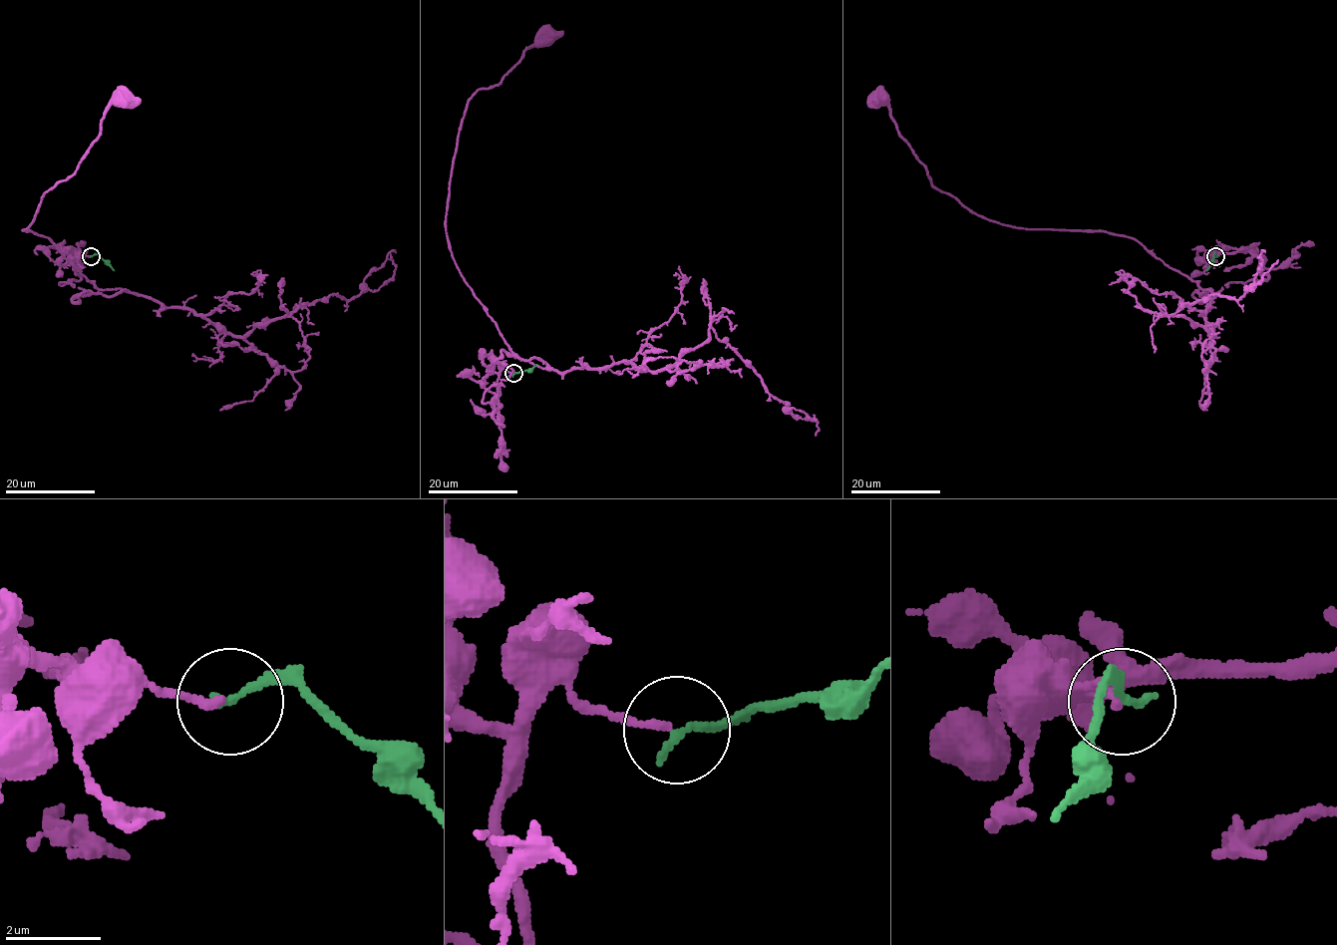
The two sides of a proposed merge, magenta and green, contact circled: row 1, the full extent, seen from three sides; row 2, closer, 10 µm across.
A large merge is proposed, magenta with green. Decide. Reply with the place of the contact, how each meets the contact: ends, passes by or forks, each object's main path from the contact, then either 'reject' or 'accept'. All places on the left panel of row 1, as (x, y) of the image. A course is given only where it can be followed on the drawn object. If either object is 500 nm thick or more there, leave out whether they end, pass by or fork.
at (91, 256); magenta ends there; green ends there; magenta runs (91, 256), (71, 252), (80, 279), (61, 284), (90, 293), (73, 301), (97, 288), (22, 229), (123, 97); green runs (91, 256), (98, 254), (114, 270); reject

